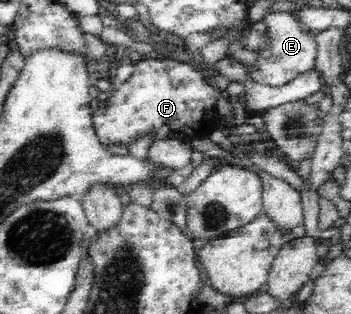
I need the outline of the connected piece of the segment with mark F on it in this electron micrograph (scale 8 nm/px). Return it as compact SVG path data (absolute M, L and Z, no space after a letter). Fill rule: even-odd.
M157 54L145 57L134 63L134 66L133 75L117 91L113 91L94 114L94 126L101 145L128 146L133 137L149 134L149 132L155 132L155 137L171 137L181 141L191 141L200 136L209 136L215 130L219 118L215 102L224 93L217 90L209 78L203 77L203 72L198 68L175 59L160 59Z

